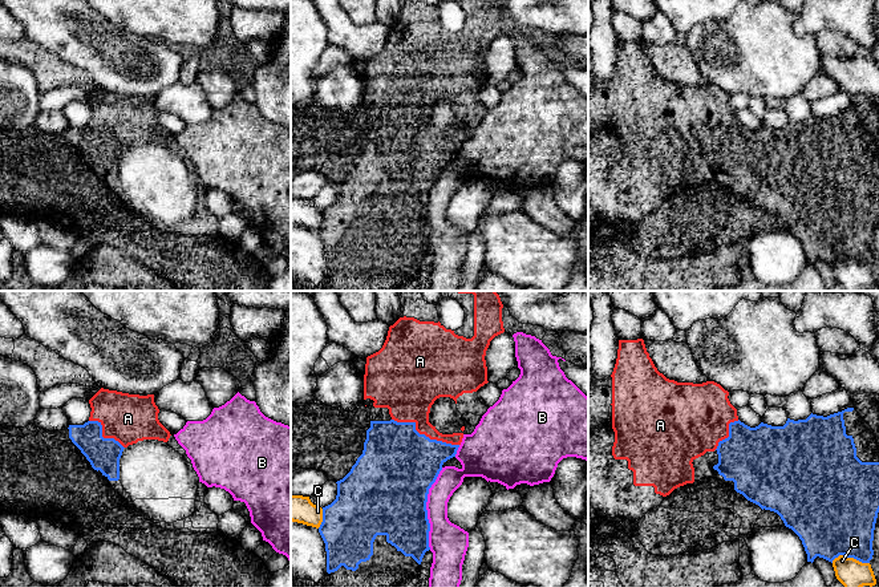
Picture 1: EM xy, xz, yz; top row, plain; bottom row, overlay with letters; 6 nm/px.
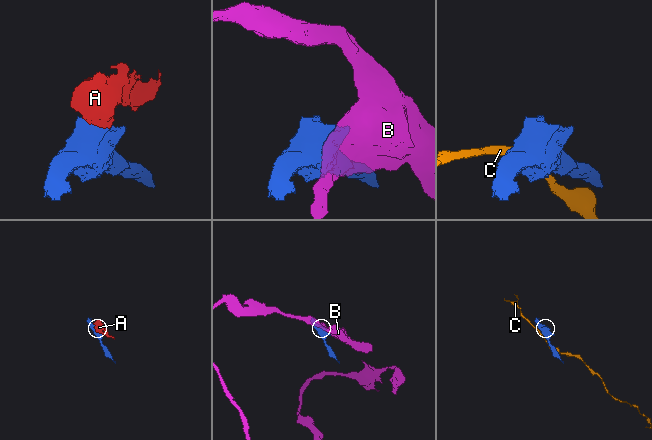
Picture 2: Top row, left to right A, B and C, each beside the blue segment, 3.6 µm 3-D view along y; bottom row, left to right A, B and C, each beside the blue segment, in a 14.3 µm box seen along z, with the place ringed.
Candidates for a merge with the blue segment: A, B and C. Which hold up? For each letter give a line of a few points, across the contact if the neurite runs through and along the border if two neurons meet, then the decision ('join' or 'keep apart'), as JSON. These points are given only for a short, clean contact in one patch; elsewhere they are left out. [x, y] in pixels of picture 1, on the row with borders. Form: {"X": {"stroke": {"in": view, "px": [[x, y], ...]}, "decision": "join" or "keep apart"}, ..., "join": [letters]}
{"A": {"stroke": {"in": "xz", "px": [[399, 465], [424, 434], [410, 420], [409, 396]]}, "decision": "join"}, "B": {"decision": "keep apart"}, "C": {"decision": "keep apart"}, "join": ["A"]}

